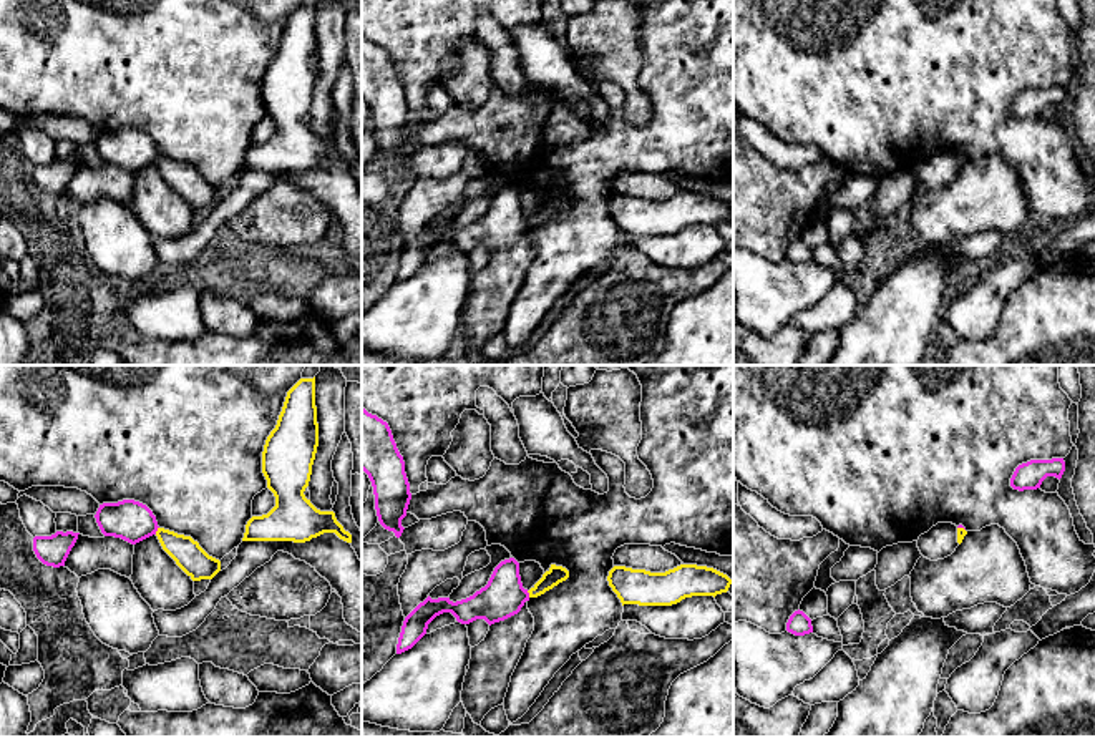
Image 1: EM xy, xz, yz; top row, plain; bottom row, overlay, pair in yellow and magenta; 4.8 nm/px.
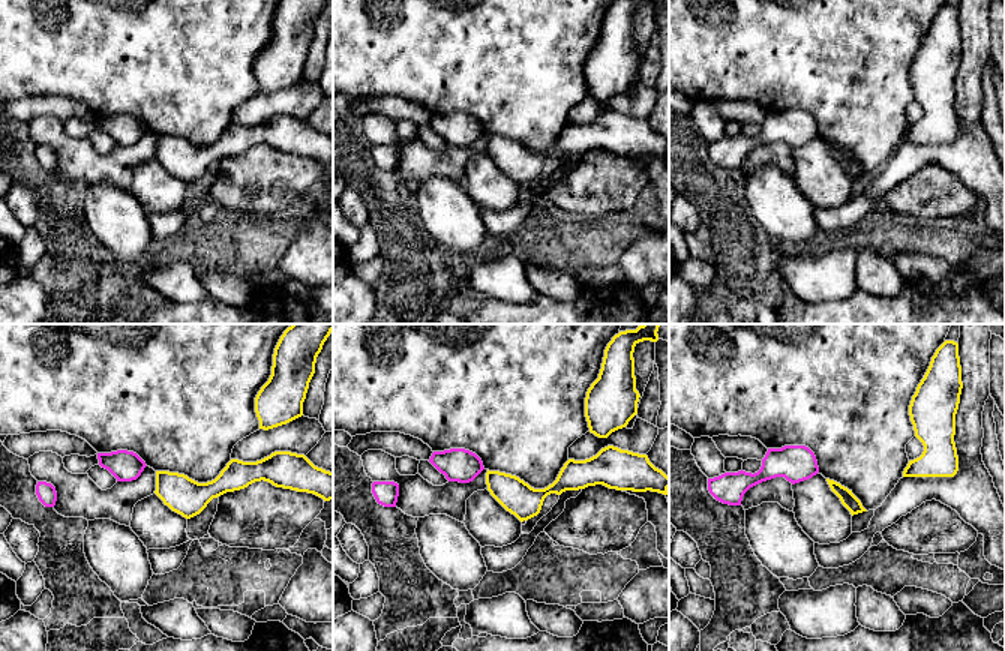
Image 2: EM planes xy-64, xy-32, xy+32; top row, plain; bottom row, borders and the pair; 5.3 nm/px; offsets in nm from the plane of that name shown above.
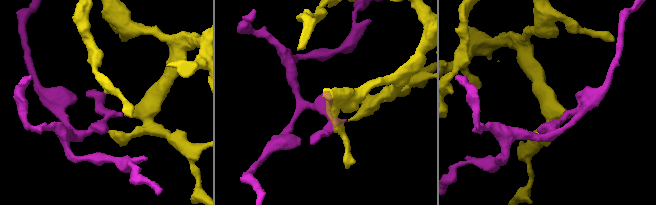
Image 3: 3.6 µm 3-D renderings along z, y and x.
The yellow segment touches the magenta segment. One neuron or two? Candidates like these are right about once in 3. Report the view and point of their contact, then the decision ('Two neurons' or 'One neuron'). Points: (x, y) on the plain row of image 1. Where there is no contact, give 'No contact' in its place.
Touches yellow at xy (158, 158). One neuron

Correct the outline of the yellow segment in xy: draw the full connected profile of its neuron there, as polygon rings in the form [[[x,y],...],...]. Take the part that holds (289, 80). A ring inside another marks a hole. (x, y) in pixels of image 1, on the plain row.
[[[315,5],[300,7],[287,20],[262,80],[262,101],[275,124],[275,134],[247,149],[242,169],[305,171],[324,161],[335,161],[352,171],[352,163],[337,149],[335,141],[317,138],[304,123],[317,75]]]

